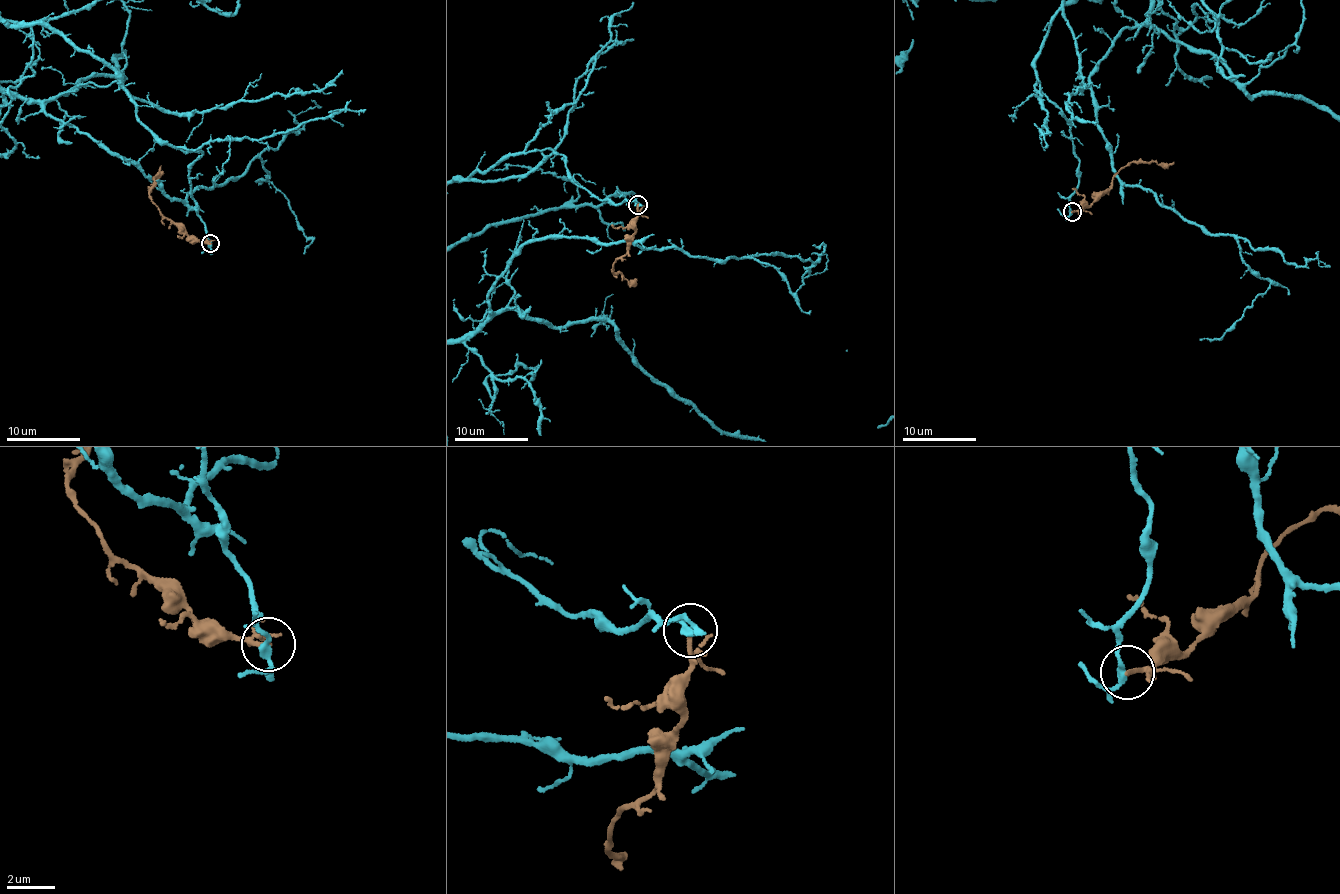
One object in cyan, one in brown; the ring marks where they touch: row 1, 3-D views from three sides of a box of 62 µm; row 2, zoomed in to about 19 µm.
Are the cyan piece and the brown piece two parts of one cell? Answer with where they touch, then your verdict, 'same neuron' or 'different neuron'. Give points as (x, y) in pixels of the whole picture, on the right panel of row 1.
place (1072, 212); different neuron

